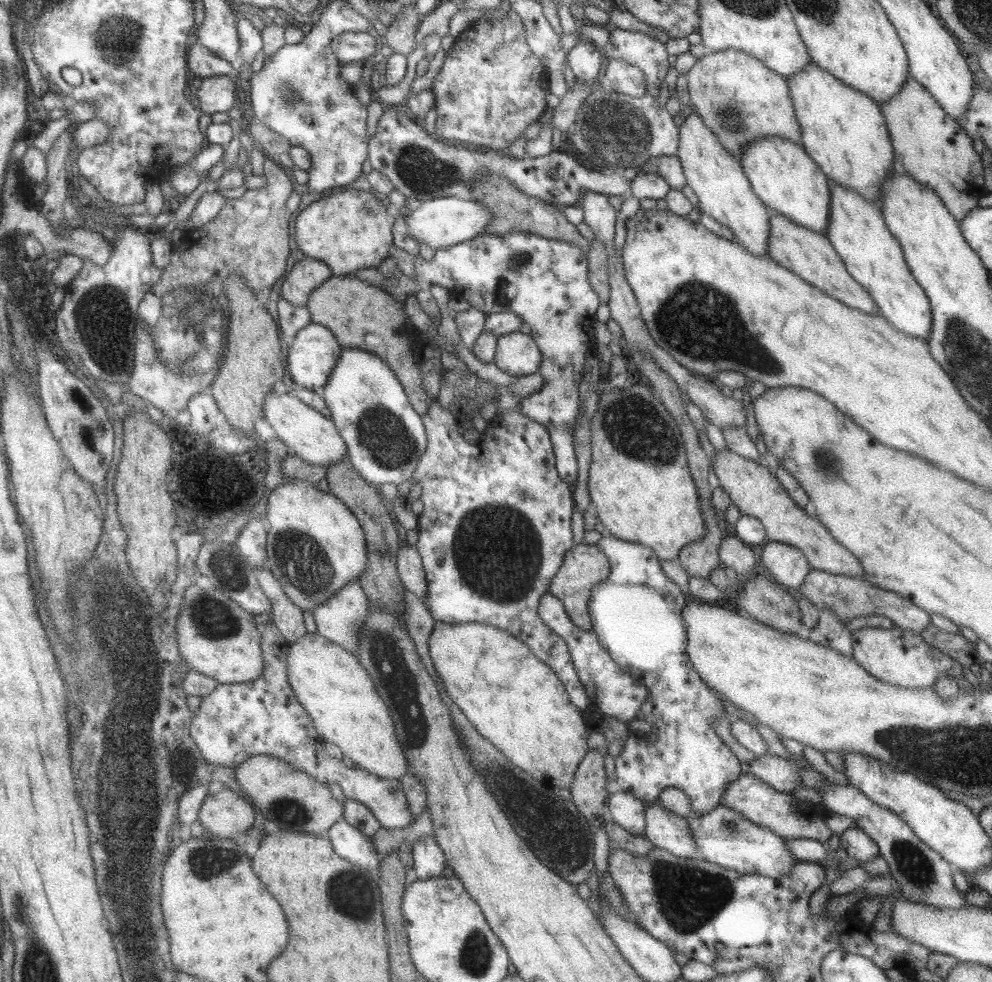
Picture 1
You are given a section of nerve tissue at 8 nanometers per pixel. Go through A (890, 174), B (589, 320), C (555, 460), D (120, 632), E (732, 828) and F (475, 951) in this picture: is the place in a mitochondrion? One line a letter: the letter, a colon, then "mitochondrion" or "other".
A: other
B: other
C: other
D: mitochondrion
E: mitochondrion
F: mitochondrion

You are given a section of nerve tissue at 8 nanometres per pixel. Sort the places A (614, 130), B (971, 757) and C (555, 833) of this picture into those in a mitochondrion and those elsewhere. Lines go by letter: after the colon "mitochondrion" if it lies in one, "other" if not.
A: mitochondrion
B: mitochondrion
C: mitochondrion

